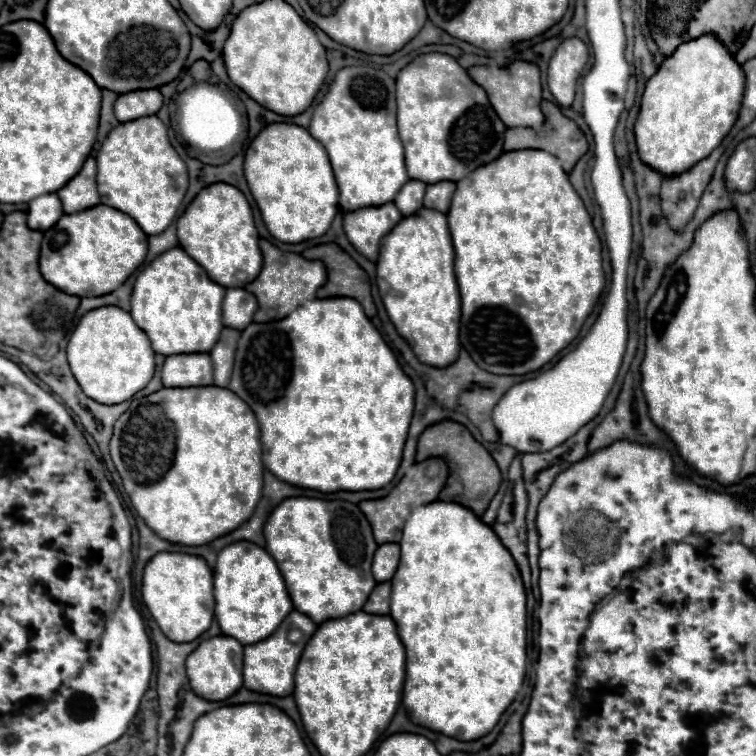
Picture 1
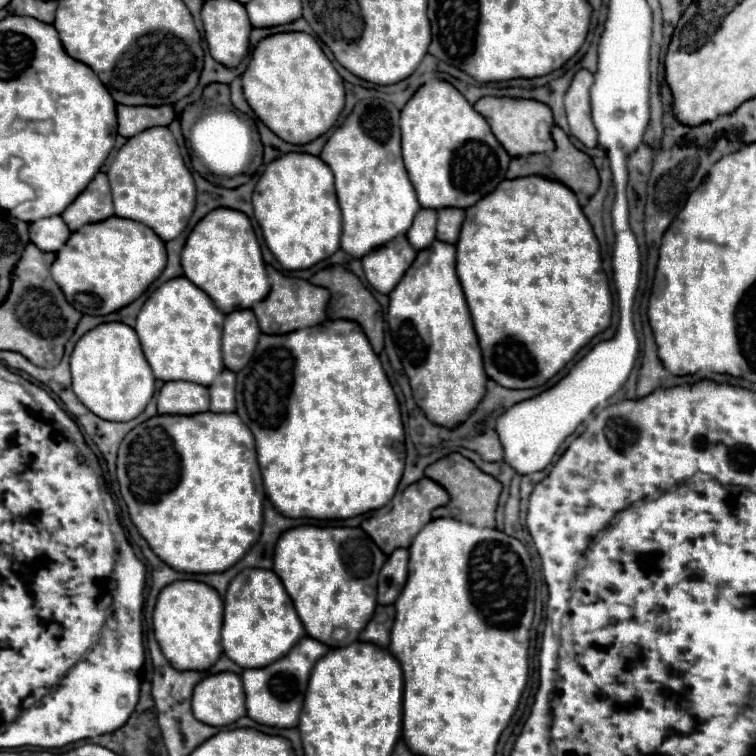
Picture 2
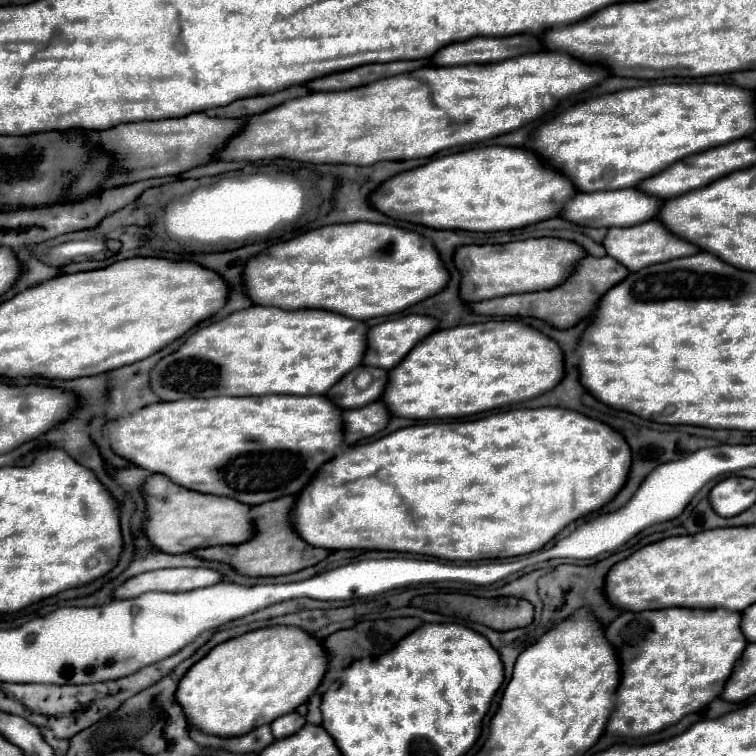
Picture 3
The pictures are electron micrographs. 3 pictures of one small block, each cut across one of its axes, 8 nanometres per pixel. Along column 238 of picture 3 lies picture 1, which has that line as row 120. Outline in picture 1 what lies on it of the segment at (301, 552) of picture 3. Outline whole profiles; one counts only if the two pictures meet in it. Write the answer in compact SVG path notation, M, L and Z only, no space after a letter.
M542 100L542 112L544 112L544 126L540 130L532 130L532 128L506 128L506 152L510 150L524 150L524 148L534 148L534 150L546 150L550 154L554 154L562 168L566 172L570 172L574 168L574 164L580 160L580 156L588 150L588 142L586 136L582 134L582 130L578 128L578 124L570 118L566 118L560 108L548 100Z

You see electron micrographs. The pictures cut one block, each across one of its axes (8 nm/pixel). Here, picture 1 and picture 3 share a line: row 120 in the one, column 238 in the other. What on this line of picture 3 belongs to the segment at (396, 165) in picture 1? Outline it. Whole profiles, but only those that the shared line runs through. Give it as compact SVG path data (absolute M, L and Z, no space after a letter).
M250 306L198 328L170 356L150 370L150 388L160 400L212 398L212 396L264 396L264 394L326 394L348 370L360 366L368 326L326 310L280 310Z

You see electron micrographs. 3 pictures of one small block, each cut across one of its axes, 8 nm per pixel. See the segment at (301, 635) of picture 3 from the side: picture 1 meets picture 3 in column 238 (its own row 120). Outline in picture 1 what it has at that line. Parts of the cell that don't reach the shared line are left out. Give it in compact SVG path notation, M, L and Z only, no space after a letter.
M700 36L678 46L676 52L660 64L642 94L634 124L638 156L664 176L686 172L690 164L704 160L722 144L738 116L742 92L744 72L714 36Z

